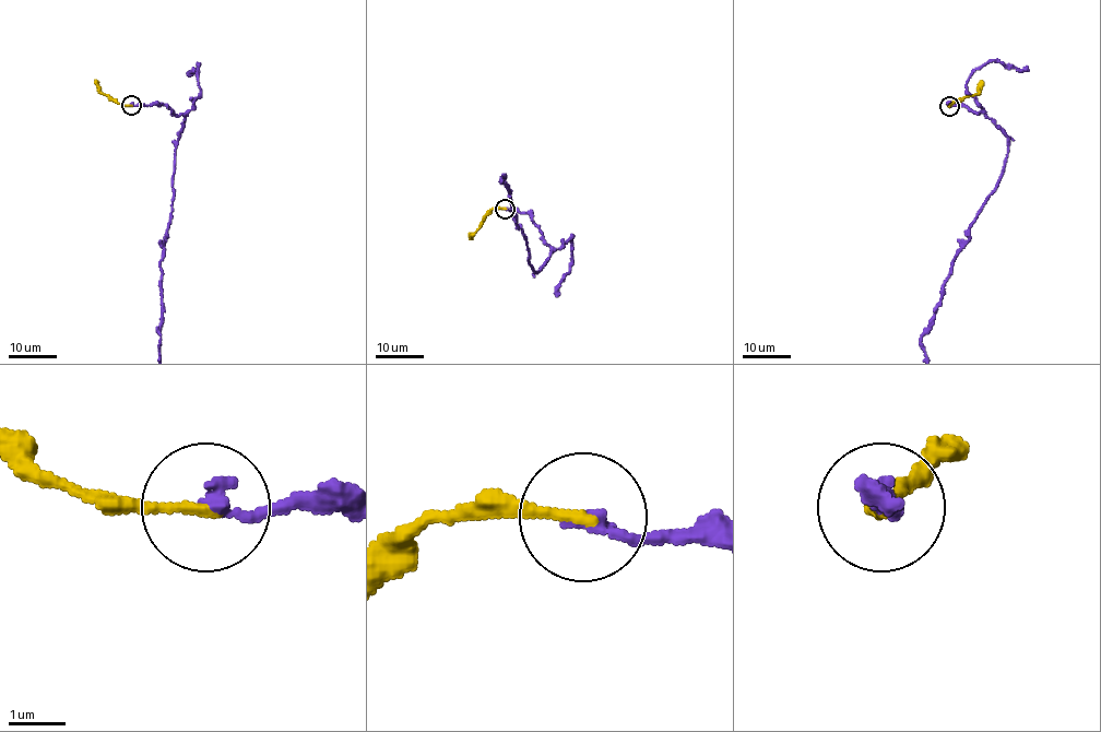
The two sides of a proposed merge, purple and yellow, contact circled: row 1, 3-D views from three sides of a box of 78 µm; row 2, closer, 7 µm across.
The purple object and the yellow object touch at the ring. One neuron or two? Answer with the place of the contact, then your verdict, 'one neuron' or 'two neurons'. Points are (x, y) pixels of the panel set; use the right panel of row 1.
(949, 106) | one neuron

